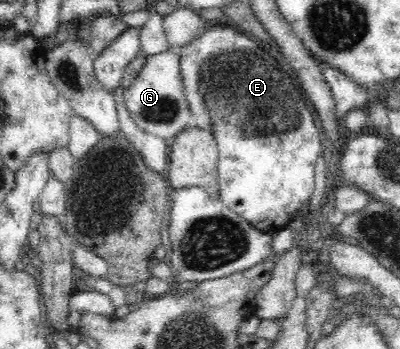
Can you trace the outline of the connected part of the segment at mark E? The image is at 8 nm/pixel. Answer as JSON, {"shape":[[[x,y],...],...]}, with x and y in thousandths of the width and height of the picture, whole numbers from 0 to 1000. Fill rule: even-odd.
{"shape":[[[525,66],[498,100],[488,100],[475,123],[453,140],[440,143],[453,172],[453,215],[458,218],[458,244],[473,309],[478,309],[480,355],[508,375],[528,381],[545,413],[545,521],[548,567],[553,582],[578,605],[595,610],[613,633],[620,633],[638,656],[650,656],[658,668],[688,668],[693,656],[723,645],[733,628],[750,625],[750,599],[760,576],[783,564],[788,530],[788,461],[803,438],[803,404],[808,387],[803,370],[793,364],[795,344],[790,327],[768,307],[758,289],[753,266],[743,261],[743,244],[733,238],[728,221],[708,221],[703,198],[693,192],[693,175],[668,158],[648,129],[638,123],[633,106],[608,89],[598,89],[585,66],[543,69]]]}

